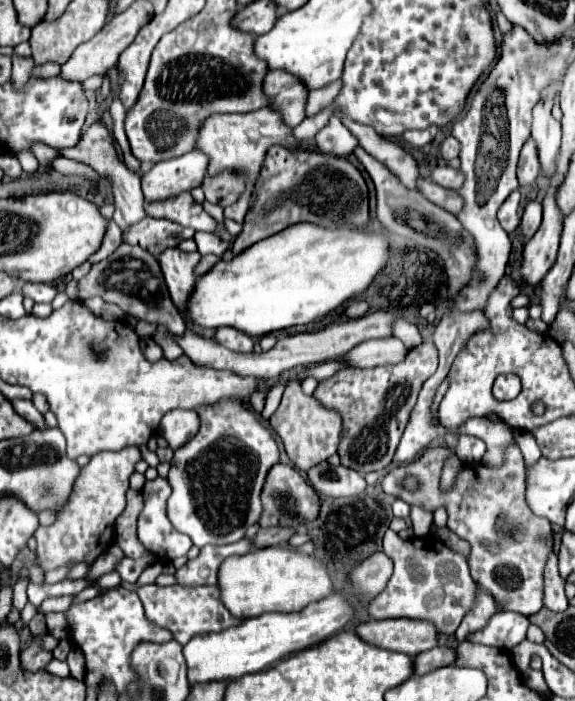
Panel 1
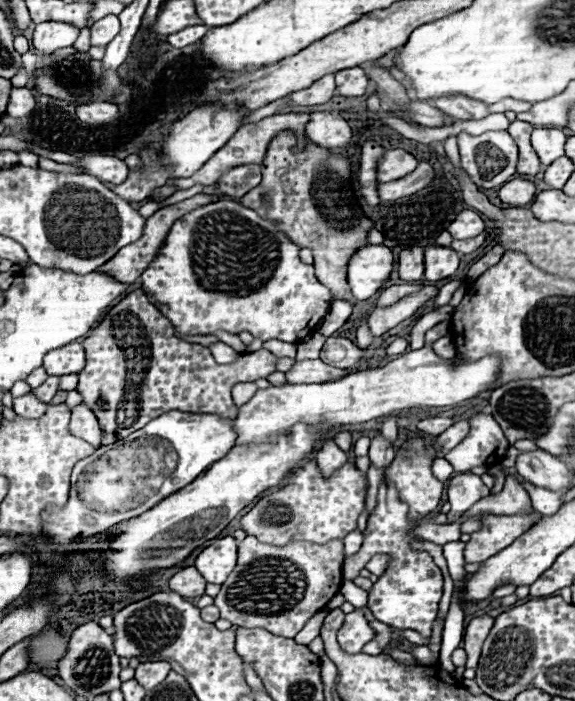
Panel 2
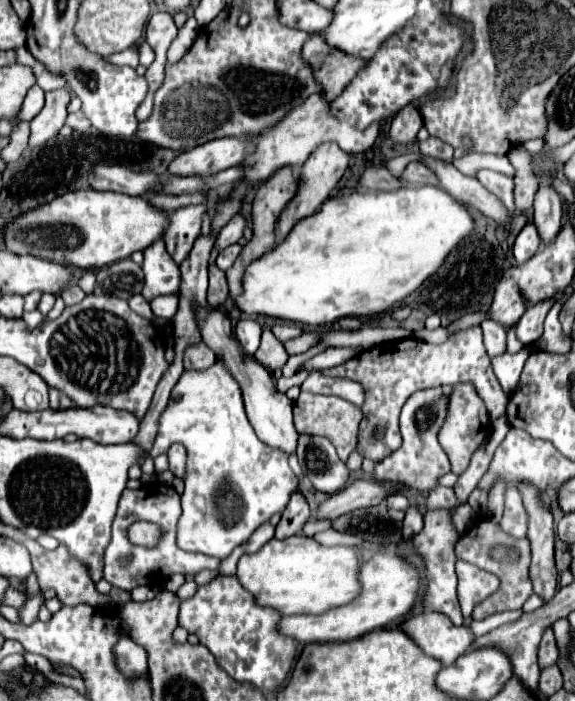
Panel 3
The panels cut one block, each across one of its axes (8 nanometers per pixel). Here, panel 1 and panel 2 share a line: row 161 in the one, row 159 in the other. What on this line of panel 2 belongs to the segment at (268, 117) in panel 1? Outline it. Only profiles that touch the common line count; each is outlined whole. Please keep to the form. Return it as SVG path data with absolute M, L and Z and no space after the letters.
M274 114L274 116L270 116L270 118L264 118L264 120L260 120L260 122L254 122L254 124L244 124L236 134L234 134L234 138L230 138L230 142L226 142L226 146L222 146L222 150L218 150L198 172L194 172L192 176L188 176L188 178L176 178L174 180L174 186L176 186L176 190L188 190L188 188L192 188L192 186L196 186L196 184L202 184L202 186L214 186L218 180L220 180L220 176L226 172L226 170L232 170L232 168L236 168L236 166L244 166L244 164L262 164L262 160L264 160L264 156L266 156L266 150L268 150L268 146L270 146L270 142L272 142L272 138L274 136L278 136L280 132L284 132L284 130L290 130L290 132L294 132L296 134L296 146L292 148L294 152L302 152L304 148L306 148L306 124L310 122L310 114Z

